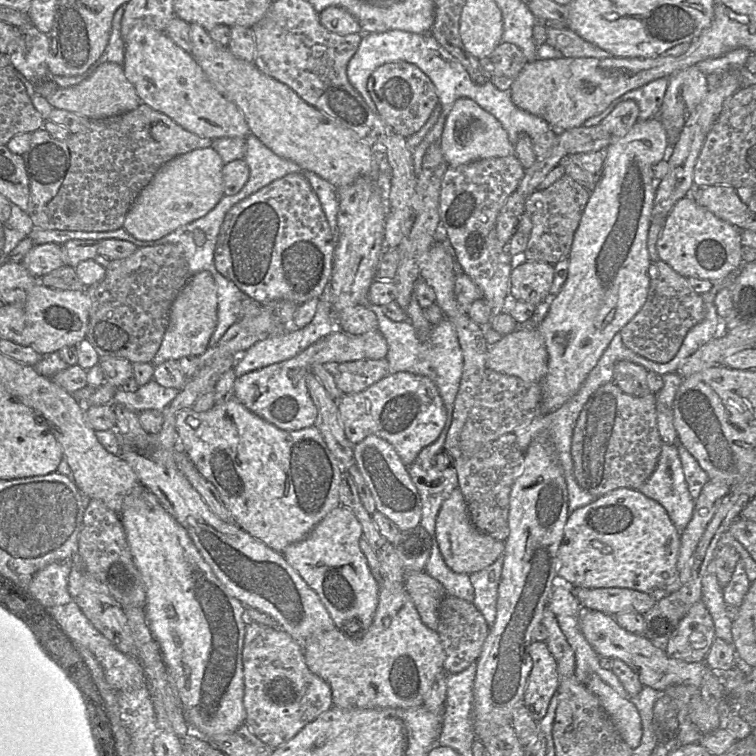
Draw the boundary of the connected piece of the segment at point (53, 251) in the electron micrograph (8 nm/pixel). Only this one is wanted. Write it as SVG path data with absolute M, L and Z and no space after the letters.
M60 244L34 245L25 255L21 264L34 277L41 278L51 271L64 266Z

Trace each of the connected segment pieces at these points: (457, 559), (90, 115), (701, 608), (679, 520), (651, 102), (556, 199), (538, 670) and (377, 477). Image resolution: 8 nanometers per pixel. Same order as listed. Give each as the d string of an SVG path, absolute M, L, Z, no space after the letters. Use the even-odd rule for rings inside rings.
M459 487L442 503L436 518L435 534L446 565L456 573L470 575L485 569L503 556L504 542L479 532L473 526Z
M106 62L97 67L92 66L87 72L88 76L79 84L57 88L45 98L47 102L53 108L70 111L90 120L121 115L136 109L142 103L134 86L127 79L123 65Z
M699 600L681 620L664 651L670 658L687 663L705 662L715 638L711 614Z
M663 443L656 469L637 490L661 504L680 532L691 521L696 501L690 494L676 446Z
M663 77L653 80L640 88L631 90L616 98L603 112L585 121L584 126L591 127L598 125L621 102L626 100L634 100L639 106L639 120L647 120L652 117L657 117L668 85L668 77Z
M566 175L546 189L535 191L527 197L524 212L531 218L532 230L521 259L555 265L567 258L589 197L588 189Z
M532 641L528 647L533 666L530 671L522 703L539 722L544 718L549 703L559 687L557 663L546 642Z
M369 435L354 445L354 456L355 464L372 493L376 509L393 521L401 532L419 526L422 513L420 495L412 482L408 467L394 447L376 435Z

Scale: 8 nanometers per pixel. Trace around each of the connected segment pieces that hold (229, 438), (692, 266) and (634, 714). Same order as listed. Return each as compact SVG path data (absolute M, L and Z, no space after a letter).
M233 397L224 404L215 404L205 412L196 412L191 407L180 410L176 415L176 429L180 447L187 453L198 471L218 489L234 523L279 553L282 553L290 544L304 539L321 520L341 505L339 489L343 478L343 468L315 425L297 431L282 430L251 412L236 397Z
M691 197L676 202L664 221L657 240L657 255L685 278L720 281L743 264L740 230L721 220Z
M595 673L588 676L586 687L599 699L601 706L613 721L626 744L632 750L636 749L640 745L643 735L642 720L636 706L630 700L621 697Z

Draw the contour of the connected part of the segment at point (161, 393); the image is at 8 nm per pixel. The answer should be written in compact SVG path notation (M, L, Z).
M154 379L140 386L135 392L117 389L112 402L125 405L131 410L140 412L147 409L162 411L177 396L179 390L165 388Z

